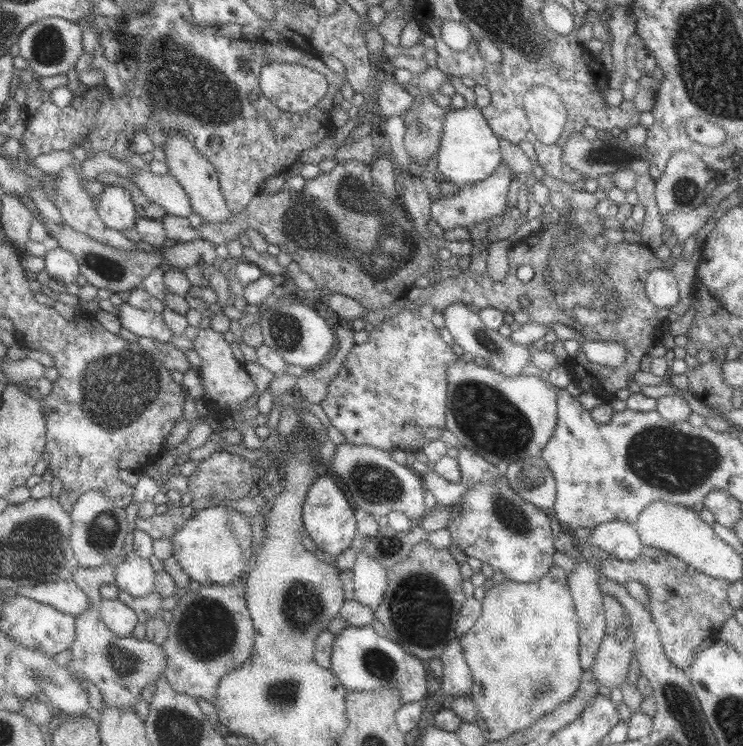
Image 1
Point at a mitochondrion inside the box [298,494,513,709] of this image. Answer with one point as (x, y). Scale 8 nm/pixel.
(420, 612)

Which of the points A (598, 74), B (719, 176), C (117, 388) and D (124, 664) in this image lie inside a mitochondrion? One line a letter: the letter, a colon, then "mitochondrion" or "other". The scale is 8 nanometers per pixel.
A: other
B: other
C: mitochondrion
D: mitochondrion

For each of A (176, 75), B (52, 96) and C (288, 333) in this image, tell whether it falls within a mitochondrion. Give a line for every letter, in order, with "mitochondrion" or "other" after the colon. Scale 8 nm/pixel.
A: mitochondrion
B: other
C: mitochondrion

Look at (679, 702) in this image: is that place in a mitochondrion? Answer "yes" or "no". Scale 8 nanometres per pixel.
yes

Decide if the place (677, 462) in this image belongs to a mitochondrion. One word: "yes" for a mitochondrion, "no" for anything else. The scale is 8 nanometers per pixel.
yes

